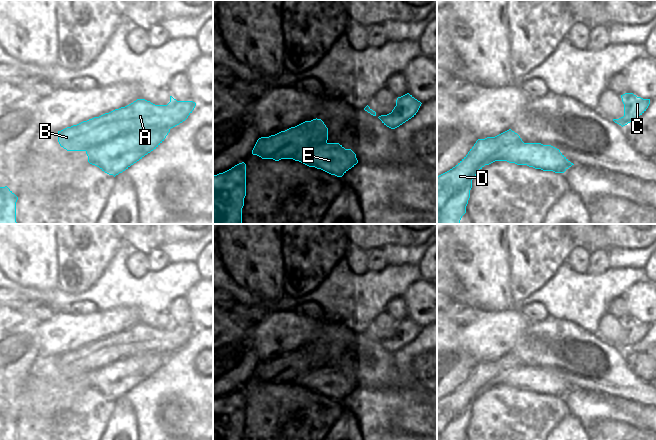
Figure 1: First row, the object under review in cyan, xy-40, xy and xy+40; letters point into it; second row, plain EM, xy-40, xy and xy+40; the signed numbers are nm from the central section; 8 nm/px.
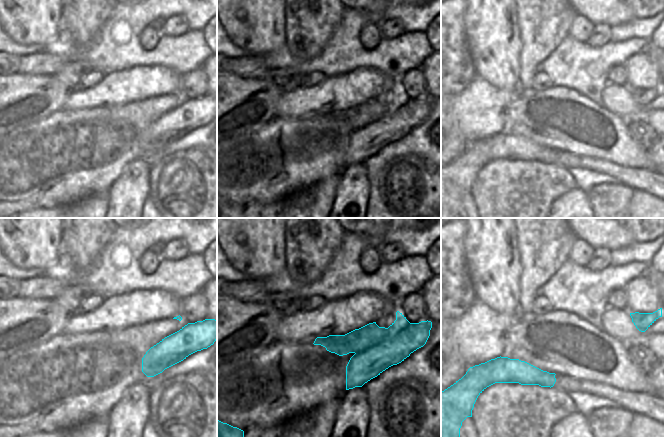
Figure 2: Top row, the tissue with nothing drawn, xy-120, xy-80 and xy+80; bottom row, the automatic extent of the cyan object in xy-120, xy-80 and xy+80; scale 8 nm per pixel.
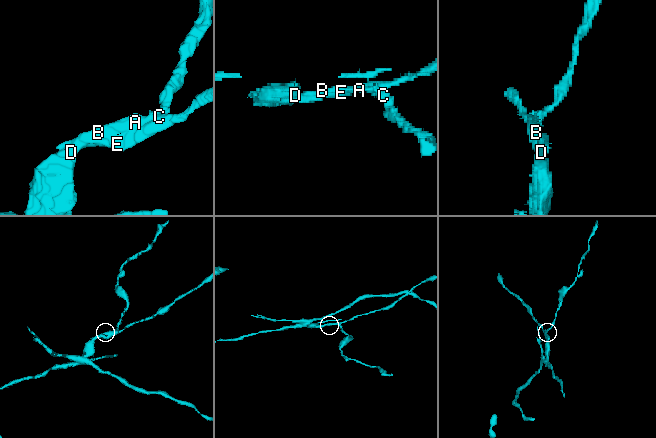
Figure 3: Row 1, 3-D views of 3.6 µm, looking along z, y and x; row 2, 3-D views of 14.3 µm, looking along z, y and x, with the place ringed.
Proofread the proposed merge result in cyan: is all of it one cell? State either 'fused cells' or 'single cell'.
fused cells

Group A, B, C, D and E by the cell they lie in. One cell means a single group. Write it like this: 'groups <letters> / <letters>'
groups A B C D / E

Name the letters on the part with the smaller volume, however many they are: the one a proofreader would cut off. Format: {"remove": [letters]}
{"remove": ["E"]}

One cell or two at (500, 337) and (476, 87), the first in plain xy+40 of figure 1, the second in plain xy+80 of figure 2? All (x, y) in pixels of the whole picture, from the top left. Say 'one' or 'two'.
one

